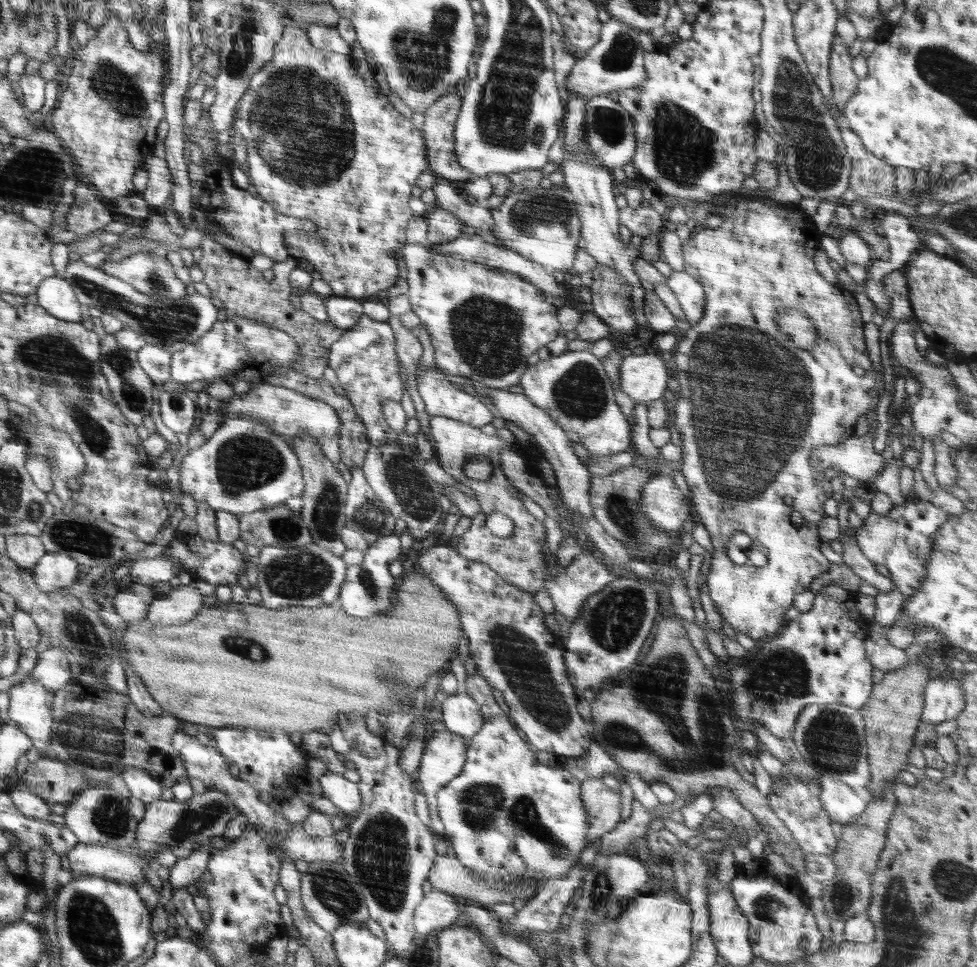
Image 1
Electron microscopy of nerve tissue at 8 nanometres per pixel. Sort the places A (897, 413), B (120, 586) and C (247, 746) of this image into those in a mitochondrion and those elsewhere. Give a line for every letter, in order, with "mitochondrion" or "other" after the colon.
A: other
B: other
C: other

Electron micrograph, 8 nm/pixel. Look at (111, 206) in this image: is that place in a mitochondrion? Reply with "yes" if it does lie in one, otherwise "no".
no

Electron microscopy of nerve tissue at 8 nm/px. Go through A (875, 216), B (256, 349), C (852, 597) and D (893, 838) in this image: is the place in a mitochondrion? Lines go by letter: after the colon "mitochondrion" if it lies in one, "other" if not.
A: other
B: other
C: other
D: other

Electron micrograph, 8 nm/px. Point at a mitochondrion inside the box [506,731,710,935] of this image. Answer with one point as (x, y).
(600, 898)

